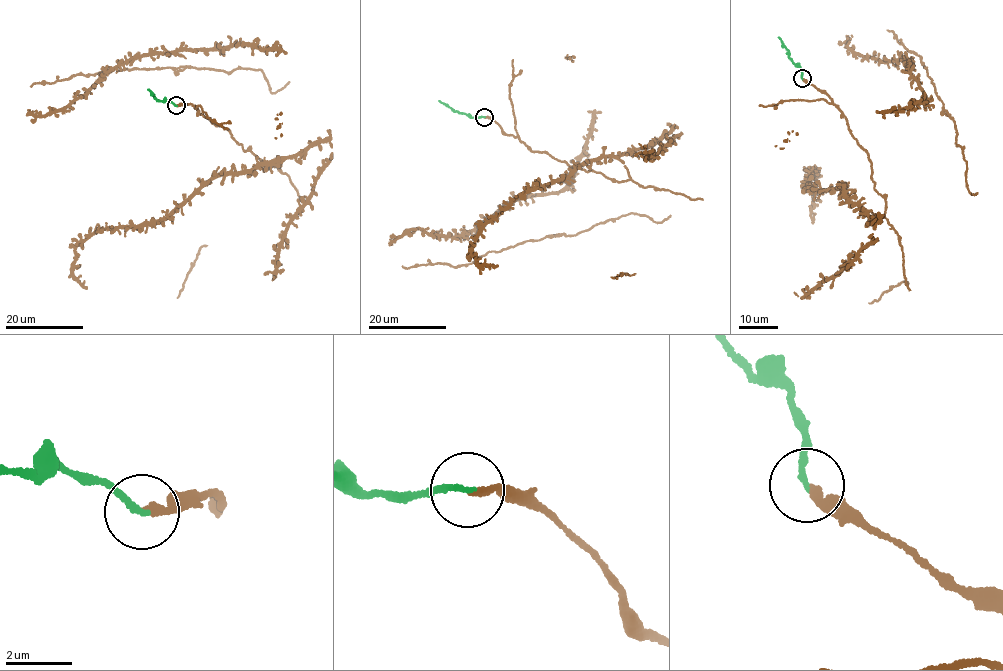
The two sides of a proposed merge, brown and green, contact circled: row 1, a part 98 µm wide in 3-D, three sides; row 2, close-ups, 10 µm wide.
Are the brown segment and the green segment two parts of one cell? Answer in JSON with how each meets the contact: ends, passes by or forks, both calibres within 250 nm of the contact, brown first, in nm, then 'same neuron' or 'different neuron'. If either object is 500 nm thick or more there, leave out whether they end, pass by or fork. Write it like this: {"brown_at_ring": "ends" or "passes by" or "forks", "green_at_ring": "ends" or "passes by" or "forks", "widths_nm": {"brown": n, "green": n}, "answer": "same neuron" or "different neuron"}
{"brown_at_ring": "ends", "green_at_ring": "ends", "widths_nm": {"brown": 220, "green": 180}, "answer": "same neuron"}

